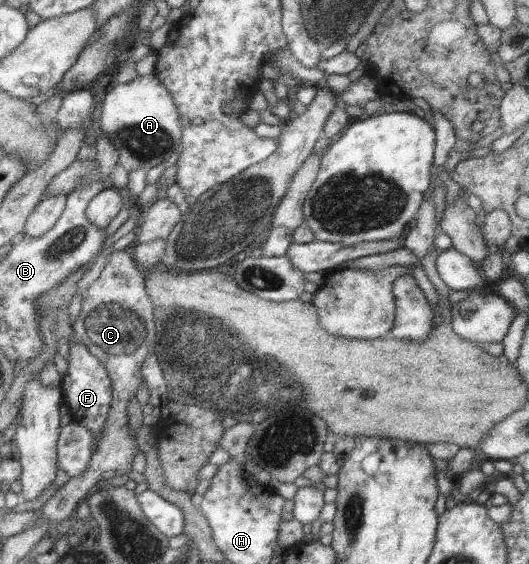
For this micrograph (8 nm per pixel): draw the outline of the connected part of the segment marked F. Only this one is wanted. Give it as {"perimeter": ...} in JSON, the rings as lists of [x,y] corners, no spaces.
{"perimeter":[[[70,344],[66,372],[61,376],[60,389],[70,420],[93,432],[92,449],[96,446],[101,426],[112,402],[111,380],[104,365],[83,344]]]}

